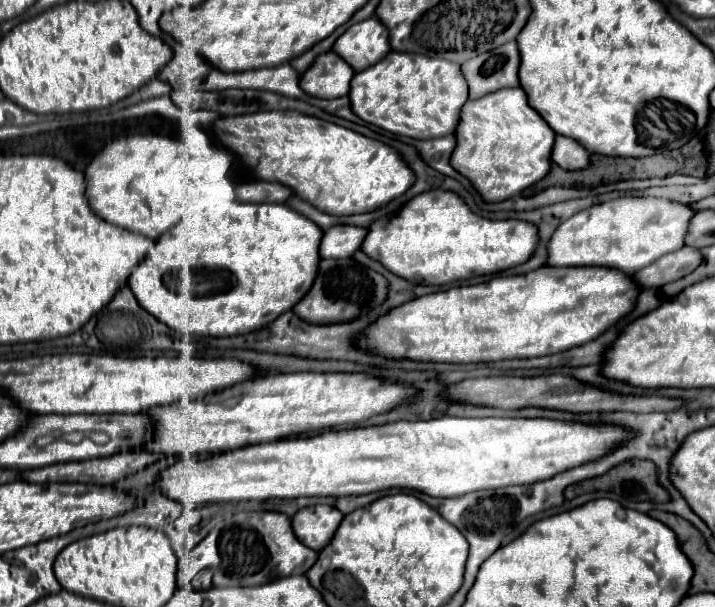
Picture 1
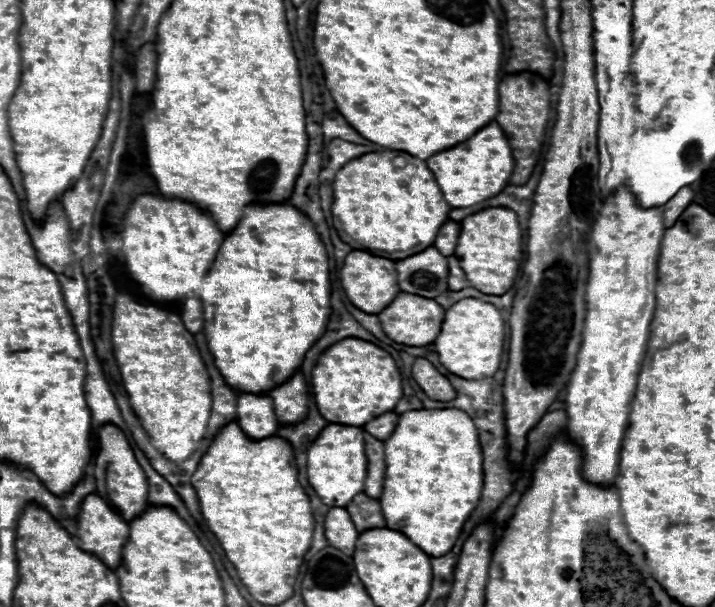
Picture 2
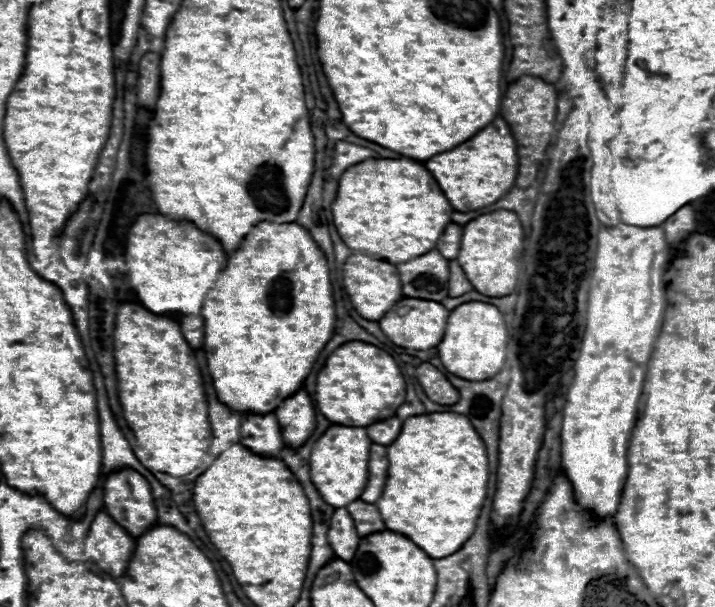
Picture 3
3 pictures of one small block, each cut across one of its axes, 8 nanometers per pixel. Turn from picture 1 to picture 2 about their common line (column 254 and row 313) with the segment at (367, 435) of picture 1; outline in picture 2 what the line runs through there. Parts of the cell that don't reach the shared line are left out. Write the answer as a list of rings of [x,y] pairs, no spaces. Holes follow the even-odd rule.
[[[464,298],[444,314],[440,336],[434,340],[442,366],[466,380],[482,380],[496,374],[504,348],[504,320],[500,310],[476,298]]]

